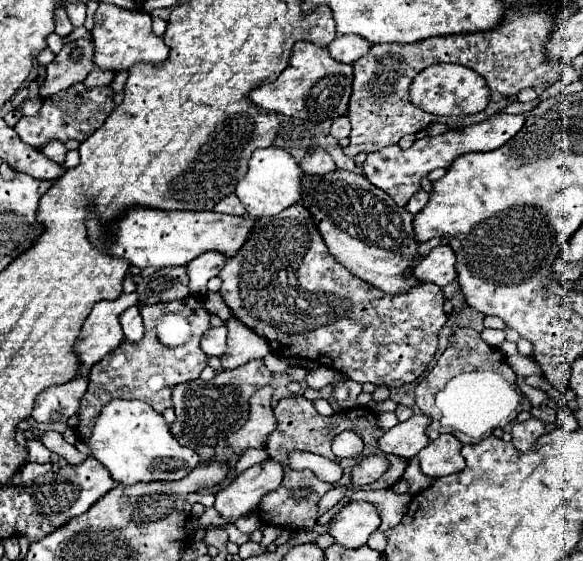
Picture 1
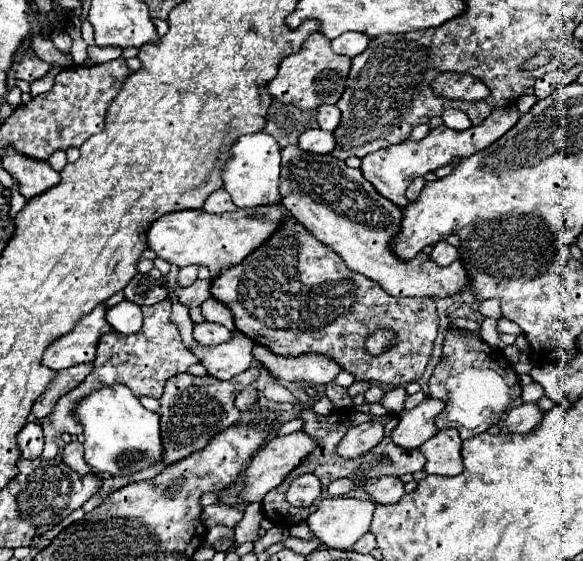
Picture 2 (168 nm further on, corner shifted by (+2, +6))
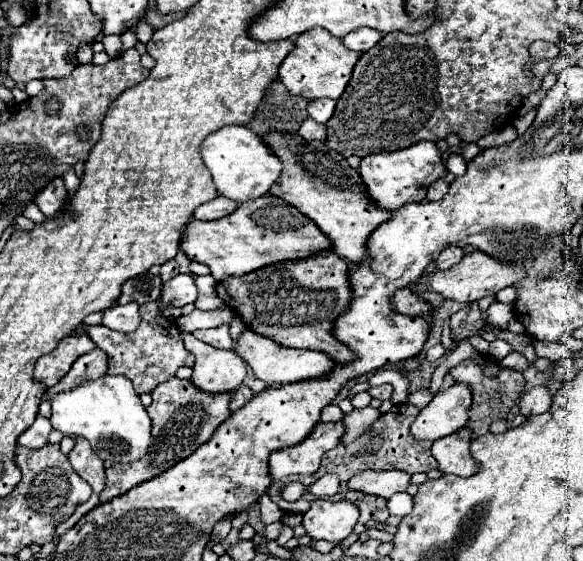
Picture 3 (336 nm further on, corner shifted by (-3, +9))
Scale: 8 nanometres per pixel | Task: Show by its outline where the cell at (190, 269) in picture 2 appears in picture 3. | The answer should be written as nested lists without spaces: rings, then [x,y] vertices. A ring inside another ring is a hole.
[[[178,274],[162,286],[158,304],[164,308],[180,308],[196,300],[196,284],[190,274]]]

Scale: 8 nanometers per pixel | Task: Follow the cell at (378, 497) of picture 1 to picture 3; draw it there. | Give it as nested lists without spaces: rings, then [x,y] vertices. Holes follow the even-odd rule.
[[[390,470],[390,472],[360,472],[356,474],[356,478],[352,478],[348,482],[348,488],[352,490],[360,490],[360,492],[368,492],[380,498],[390,500],[394,494],[398,492],[406,492],[410,484],[410,476],[398,470]]]

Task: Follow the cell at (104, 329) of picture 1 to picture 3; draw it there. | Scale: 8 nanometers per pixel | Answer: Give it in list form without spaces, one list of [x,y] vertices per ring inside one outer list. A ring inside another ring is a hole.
[[[70,334],[70,336],[62,338],[58,342],[56,350],[38,358],[38,362],[34,366],[34,380],[44,384],[46,388],[52,388],[54,384],[58,384],[68,374],[70,366],[94,346],[96,344],[84,334],[82,336]]]

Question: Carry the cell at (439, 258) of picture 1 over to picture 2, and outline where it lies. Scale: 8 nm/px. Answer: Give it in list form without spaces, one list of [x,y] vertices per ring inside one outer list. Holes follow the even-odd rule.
[[[439,241],[439,243],[433,247],[429,259],[431,259],[435,265],[447,267],[447,265],[451,265],[453,261],[459,259],[459,253],[457,253],[457,249],[455,249],[453,245],[449,245],[447,241]]]

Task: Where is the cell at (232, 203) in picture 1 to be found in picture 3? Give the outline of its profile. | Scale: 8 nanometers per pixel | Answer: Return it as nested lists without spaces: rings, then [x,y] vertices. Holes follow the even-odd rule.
[[[218,196],[218,198],[214,198],[212,202],[206,202],[206,204],[202,204],[200,208],[196,208],[196,218],[198,218],[198,220],[218,220],[218,218],[222,218],[222,216],[232,214],[236,208],[238,208],[236,202],[232,202],[230,198]]]

